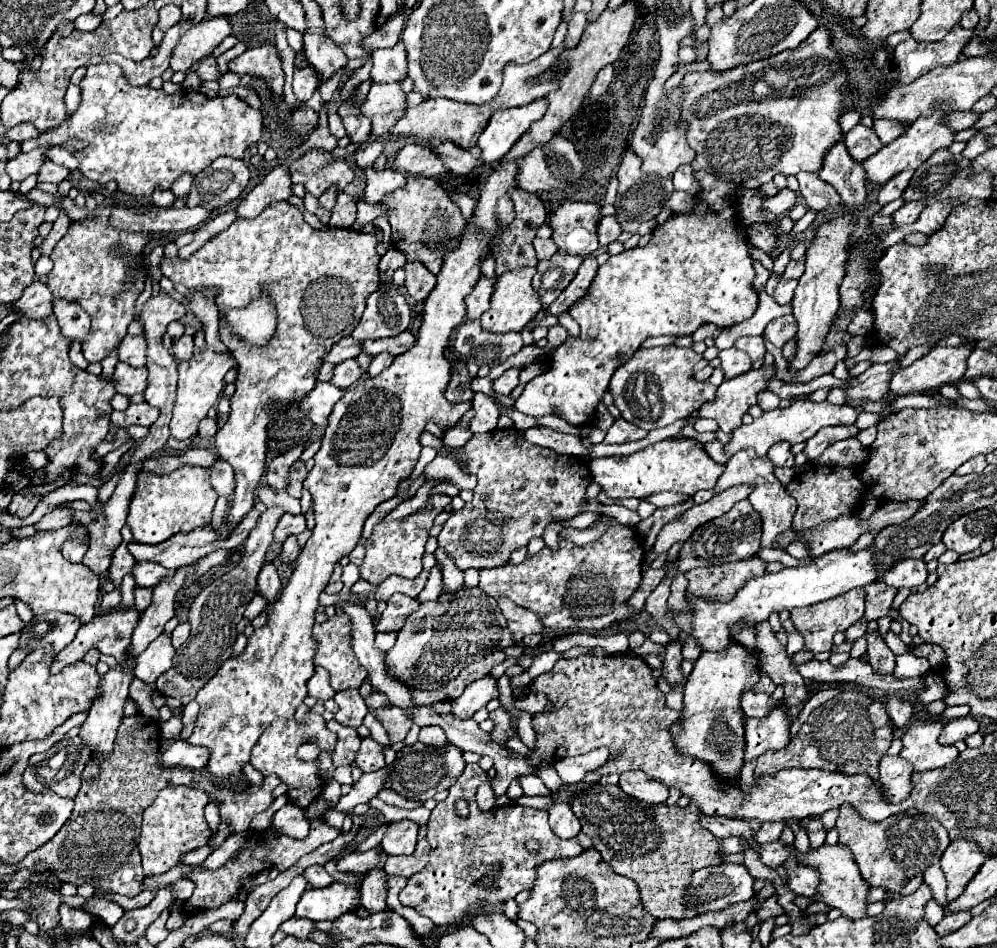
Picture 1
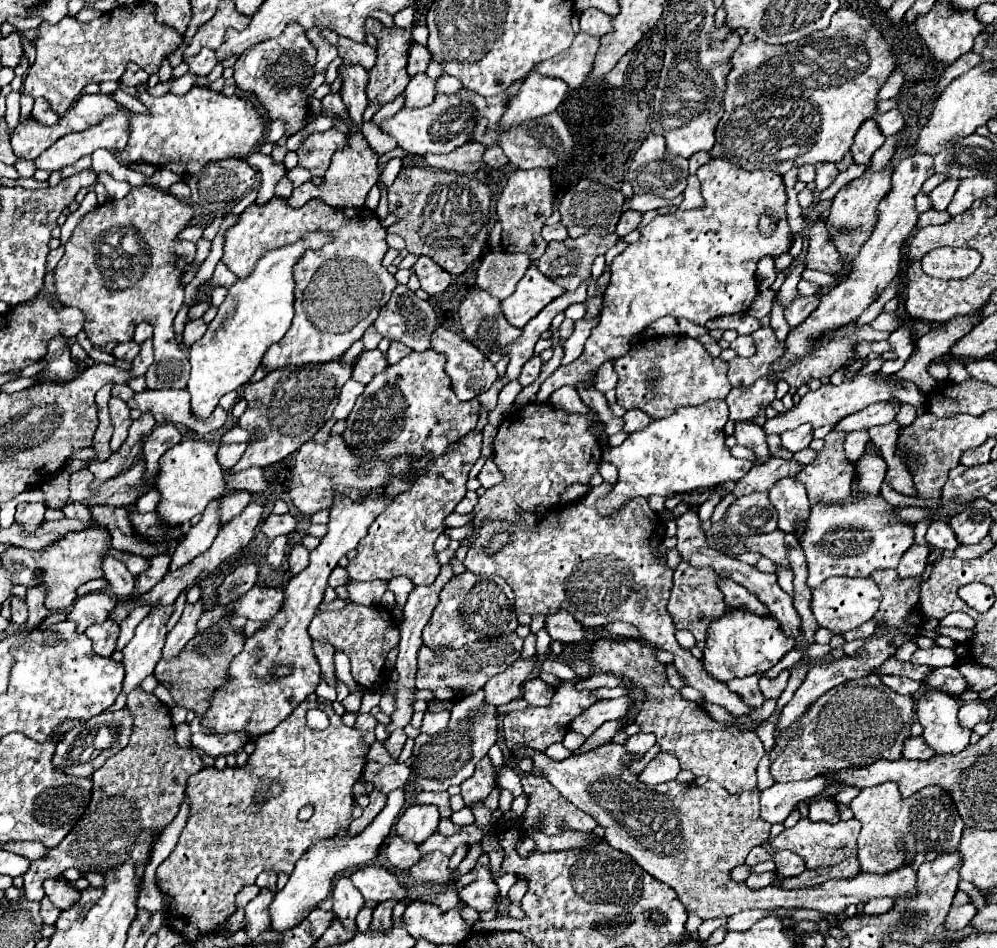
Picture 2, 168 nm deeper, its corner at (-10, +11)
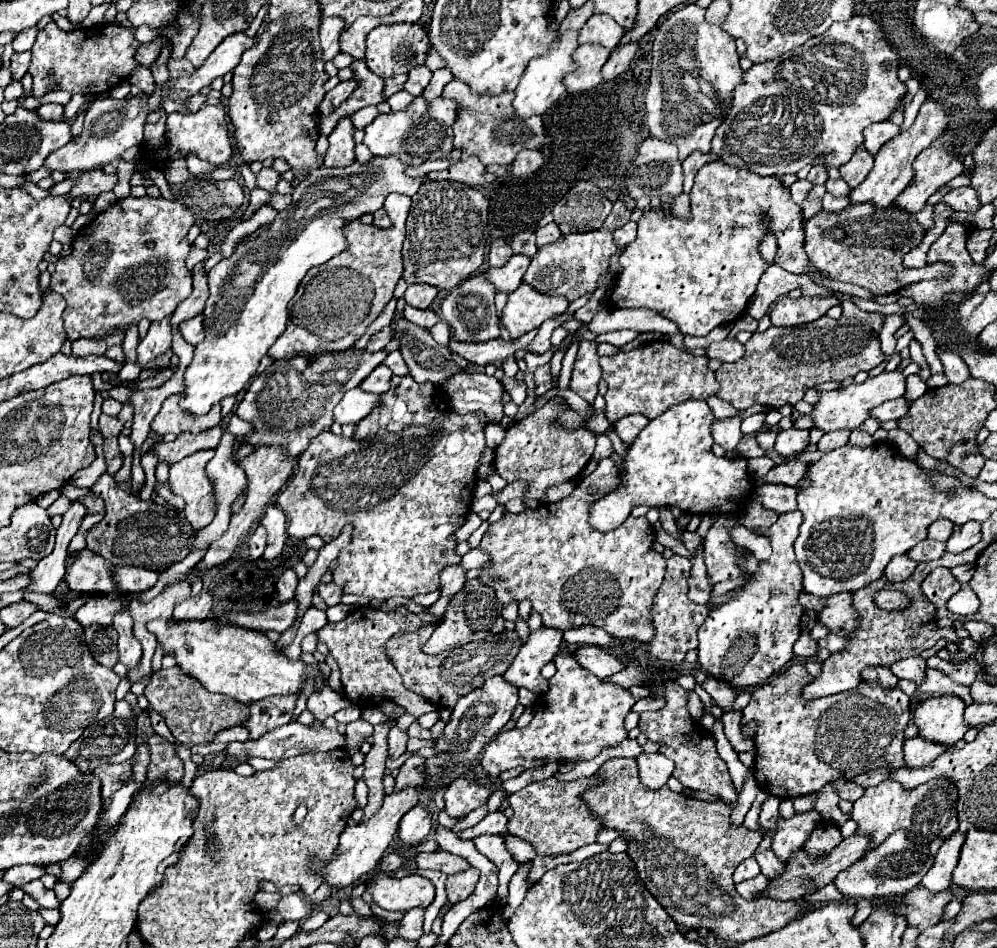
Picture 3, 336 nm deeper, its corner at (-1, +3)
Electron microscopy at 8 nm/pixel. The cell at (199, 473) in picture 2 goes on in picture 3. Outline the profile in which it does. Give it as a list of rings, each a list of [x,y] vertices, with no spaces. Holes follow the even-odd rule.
[[[199,450],[169,468],[171,492],[185,500],[185,516],[195,530],[213,520],[213,488],[205,476],[205,464],[213,458],[213,450]]]

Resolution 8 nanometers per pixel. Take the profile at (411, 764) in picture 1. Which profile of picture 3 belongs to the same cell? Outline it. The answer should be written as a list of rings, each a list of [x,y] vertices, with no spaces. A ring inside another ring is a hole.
[[[501,676],[487,678],[481,688],[477,688],[477,690],[465,694],[461,700],[457,700],[457,704],[451,712],[451,720],[447,722],[443,734],[435,740],[433,750],[437,754],[425,760],[425,772],[423,772],[425,784],[435,790],[433,802],[437,804],[439,810],[445,806],[443,792],[445,792],[447,784],[461,778],[463,774],[467,774],[473,768],[473,762],[483,752],[485,744],[489,744],[489,740],[493,740],[497,730],[501,730],[507,724],[515,706],[517,706],[517,688],[507,684]]]

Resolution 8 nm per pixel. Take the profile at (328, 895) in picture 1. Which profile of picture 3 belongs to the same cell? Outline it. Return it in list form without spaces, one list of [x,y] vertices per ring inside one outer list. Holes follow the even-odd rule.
[[[373,874],[363,882],[365,890],[371,892],[373,902],[385,910],[411,910],[411,908],[427,908],[435,898],[435,886],[431,880],[411,874],[405,878],[393,878],[387,874]]]

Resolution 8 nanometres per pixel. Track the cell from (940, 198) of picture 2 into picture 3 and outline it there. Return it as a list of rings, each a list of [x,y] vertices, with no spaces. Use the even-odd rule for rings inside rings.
[[[963,186],[963,188],[955,188],[949,190],[943,200],[943,204],[947,204],[953,210],[965,210],[965,212],[975,212],[981,204],[977,198],[977,192],[971,186]]]

